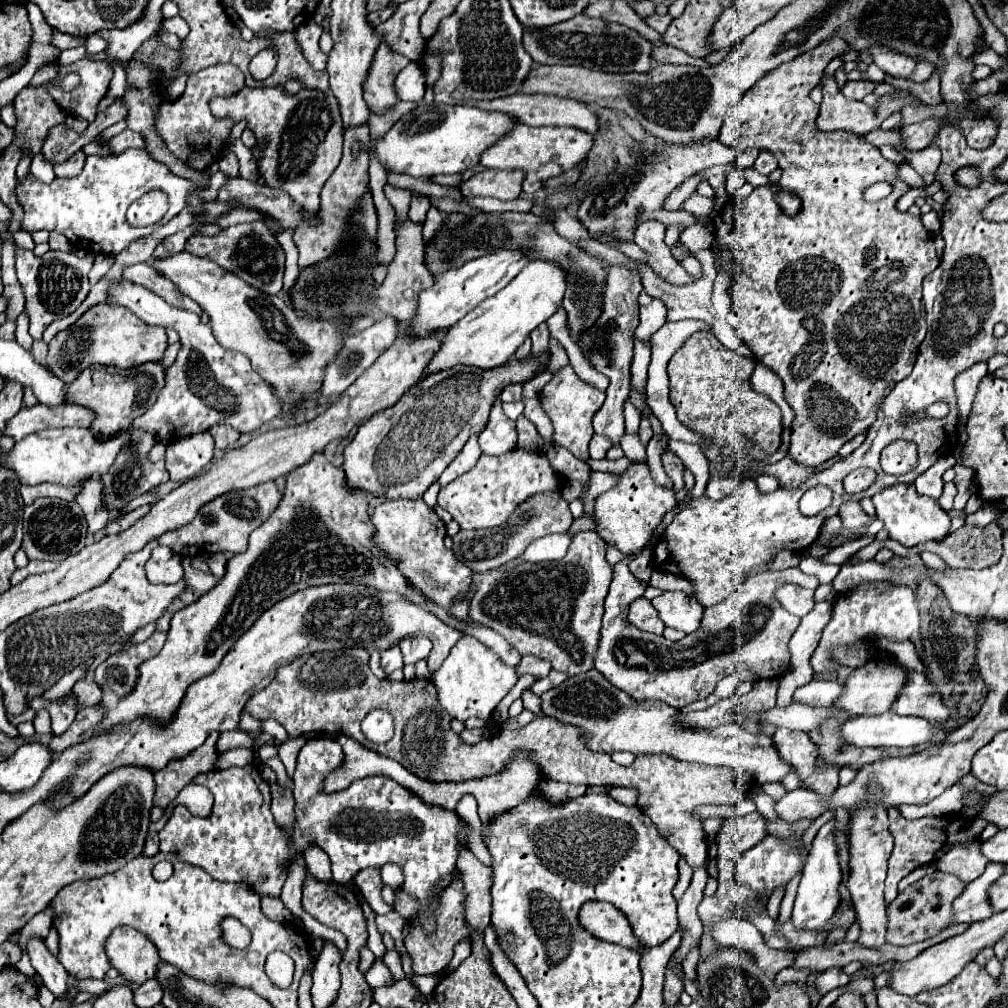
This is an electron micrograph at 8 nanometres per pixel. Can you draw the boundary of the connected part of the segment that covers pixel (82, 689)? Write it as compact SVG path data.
M78 680L72 688L72 692L78 696L80 700L80 706L78 708L84 708L84 706L92 706L92 704L98 704L102 700L102 690L94 684L94 682L86 682L86 680Z

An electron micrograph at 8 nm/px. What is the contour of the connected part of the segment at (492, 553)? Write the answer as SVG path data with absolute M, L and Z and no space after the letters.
M550 490L542 494L534 494L522 504L516 506L516 510L510 514L510 518L496 526L496 528L480 528L480 530L460 530L454 540L454 554L458 560L462 560L470 570L484 572L490 568L498 568L514 558L518 558L530 542L536 538L544 538L554 532L566 532L572 524L572 514L568 508L568 502L562 498L562 490Z

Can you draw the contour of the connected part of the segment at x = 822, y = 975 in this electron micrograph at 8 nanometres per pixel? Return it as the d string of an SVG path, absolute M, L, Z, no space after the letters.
M828 968L824 972L818 972L816 974L816 980L814 980L814 988L820 992L820 994L826 994L838 986L844 986L848 984L850 976L846 972L842 972L842 968Z

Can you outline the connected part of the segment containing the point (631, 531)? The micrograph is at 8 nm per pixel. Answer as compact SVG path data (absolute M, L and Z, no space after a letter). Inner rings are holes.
M646 462L632 464L622 476L620 482L600 494L594 502L594 514L596 514L596 532L606 540L606 544L618 548L622 554L634 554L648 544L652 532L656 530L656 524L662 522L664 514L676 506L674 502L674 490L662 488L654 484L650 470Z

